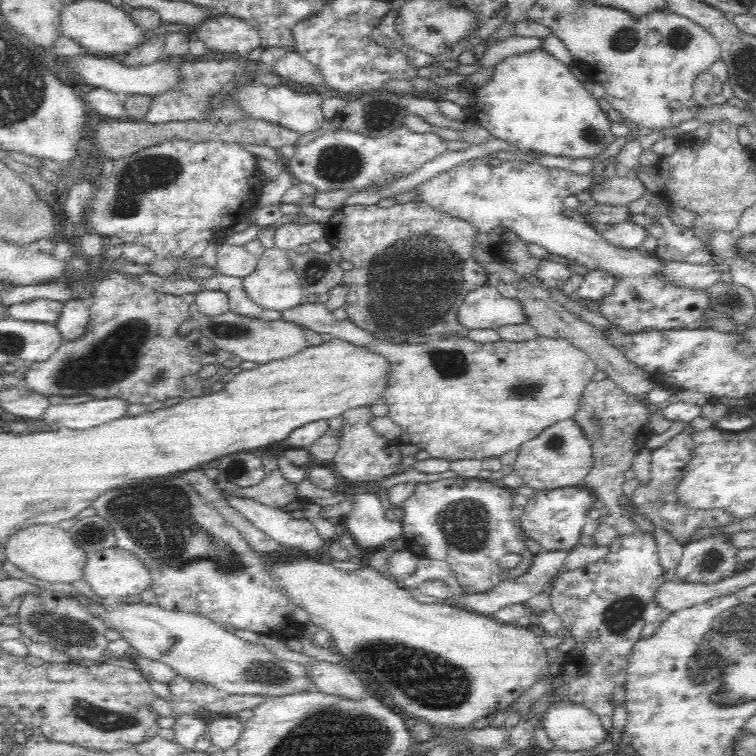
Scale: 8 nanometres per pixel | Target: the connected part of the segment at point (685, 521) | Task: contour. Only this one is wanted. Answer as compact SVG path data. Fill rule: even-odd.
M684 430L672 437L662 447L651 451L651 477L647 485L641 484L630 495L634 511L637 518L651 520L656 527L663 527L682 545L687 545L688 536L692 536L698 528L706 526L726 526L730 524L730 515L726 511L714 510L694 510L684 505L678 505L674 497L674 486L682 478L682 470L688 464L694 450L694 441L690 437L690 430Z

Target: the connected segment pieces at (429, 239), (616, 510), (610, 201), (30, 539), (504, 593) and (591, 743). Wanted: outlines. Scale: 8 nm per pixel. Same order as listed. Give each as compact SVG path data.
M412 201L405 204L394 204L390 207L380 207L377 205L349 205L336 210L332 215L330 226L330 240L328 242L333 248L337 248L342 253L342 260L351 262L354 265L352 270L346 271L345 276L342 279L343 284L347 284L348 294L343 309L348 313L349 319L360 328L369 331L373 335L384 337L391 343L418 343L418 337L424 336L424 334L442 334L442 332L457 332L460 337L465 337L469 330L460 326L458 323L458 308L464 300L464 296L482 286L486 282L487 272L476 265L473 258L473 249L475 248L475 238L477 236L476 229L470 225L470 223L452 217L442 211L436 211L432 207L418 201Z
M606 377L600 381L590 381L583 390L580 408L573 419L583 430L584 436L590 441L593 452L593 465L581 486L588 488L595 496L599 506L608 508L609 515L614 519L613 528L617 535L634 535L639 531L636 518L625 512L619 504L622 496L622 484L625 482L626 471L633 466L633 458L640 452L644 442L635 442L640 428L649 424L648 410L640 400L629 396L615 382Z
M634 176L630 178L610 178L590 190L593 203L598 205L628 206L644 195L643 183Z
M26 524L14 530L4 542L4 554L14 566L34 576L36 581L44 586L50 583L71 583L80 580L87 556L84 550L76 546L67 531L50 524Z
M553 550L552 552L543 551L534 556L532 564L528 566L528 570L520 576L514 577L514 580L503 580L496 587L492 587L491 590L488 590L484 593L476 593L470 598L464 598L460 602L454 602L454 604L460 604L468 610L474 610L478 614L494 614L498 610L503 608L514 606L516 604L523 604L525 601L534 598L538 594L545 593L545 589L551 586L551 583L554 581L554 577L559 575L564 566L565 560L568 558L569 550Z
M560 703L552 707L543 718L543 731L554 745L554 750L578 752L588 750L609 740L608 732L601 726L600 719L588 707L578 703Z

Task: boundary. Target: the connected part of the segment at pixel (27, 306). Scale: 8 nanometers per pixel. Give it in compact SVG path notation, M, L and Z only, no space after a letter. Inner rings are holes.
M29 301L18 304L10 304L5 307L7 318L24 322L44 322L55 324L62 310L62 303L42 301Z

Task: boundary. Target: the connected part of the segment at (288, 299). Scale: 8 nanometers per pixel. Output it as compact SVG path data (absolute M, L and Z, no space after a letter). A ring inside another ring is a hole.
M277 247L267 248L266 252L257 258L256 268L242 278L242 287L246 297L258 307L266 311L287 311L300 305L303 290L299 278L289 261L288 252Z

